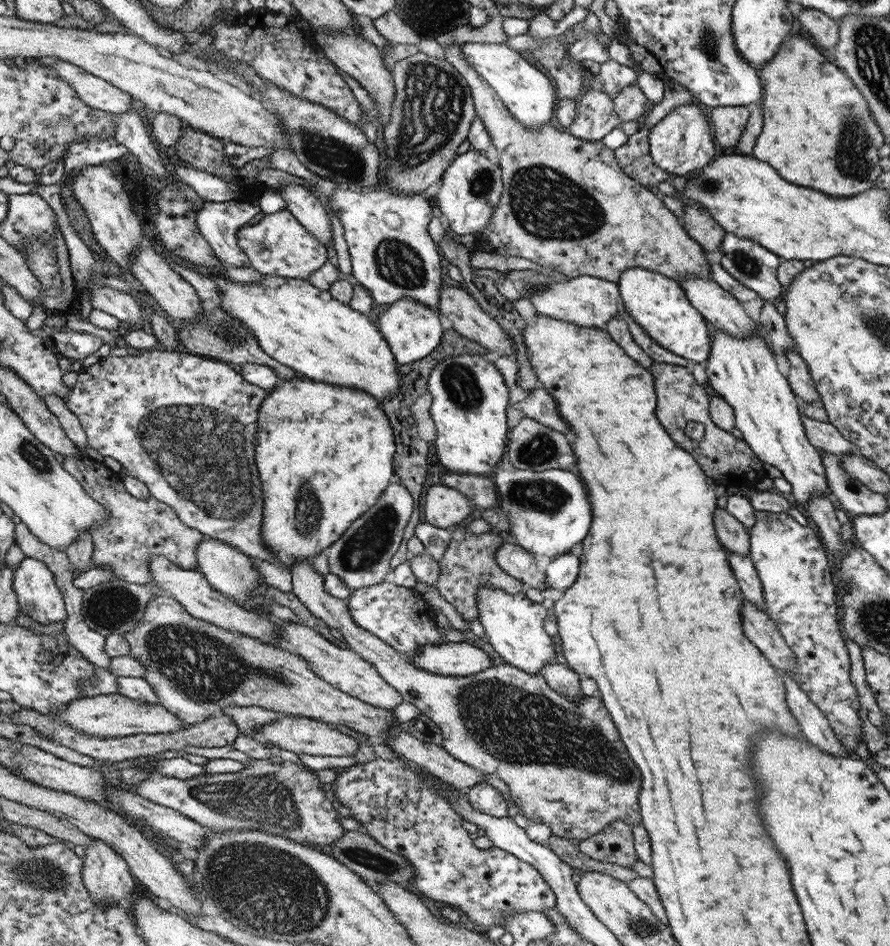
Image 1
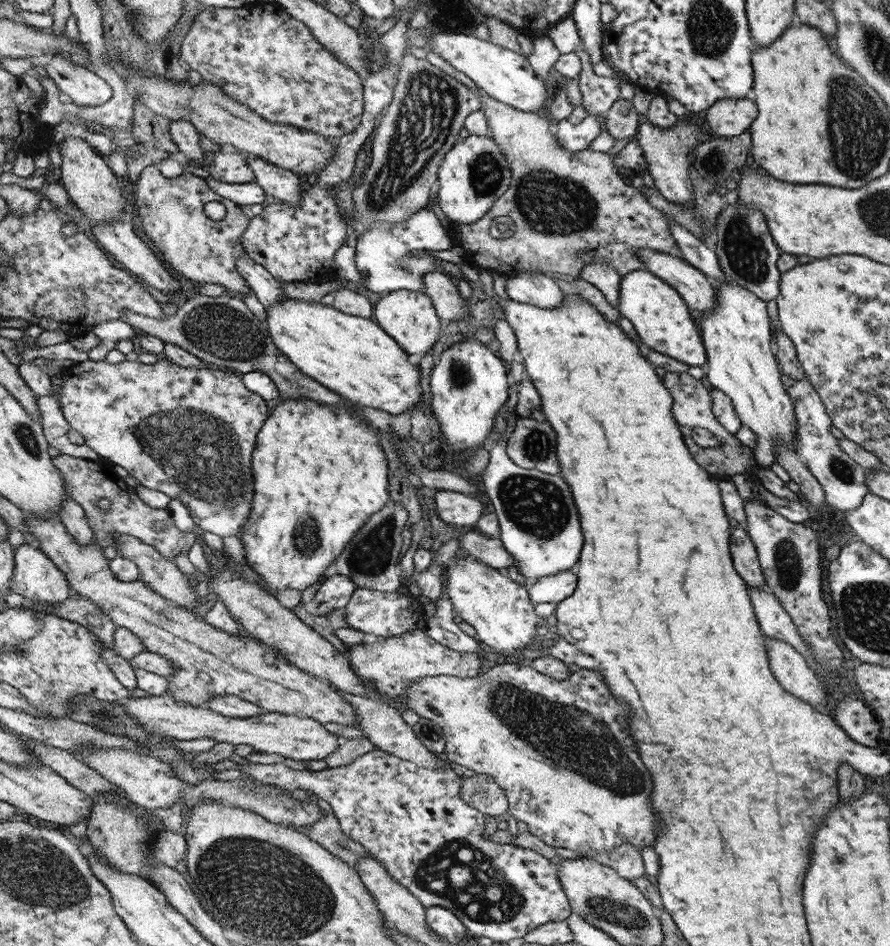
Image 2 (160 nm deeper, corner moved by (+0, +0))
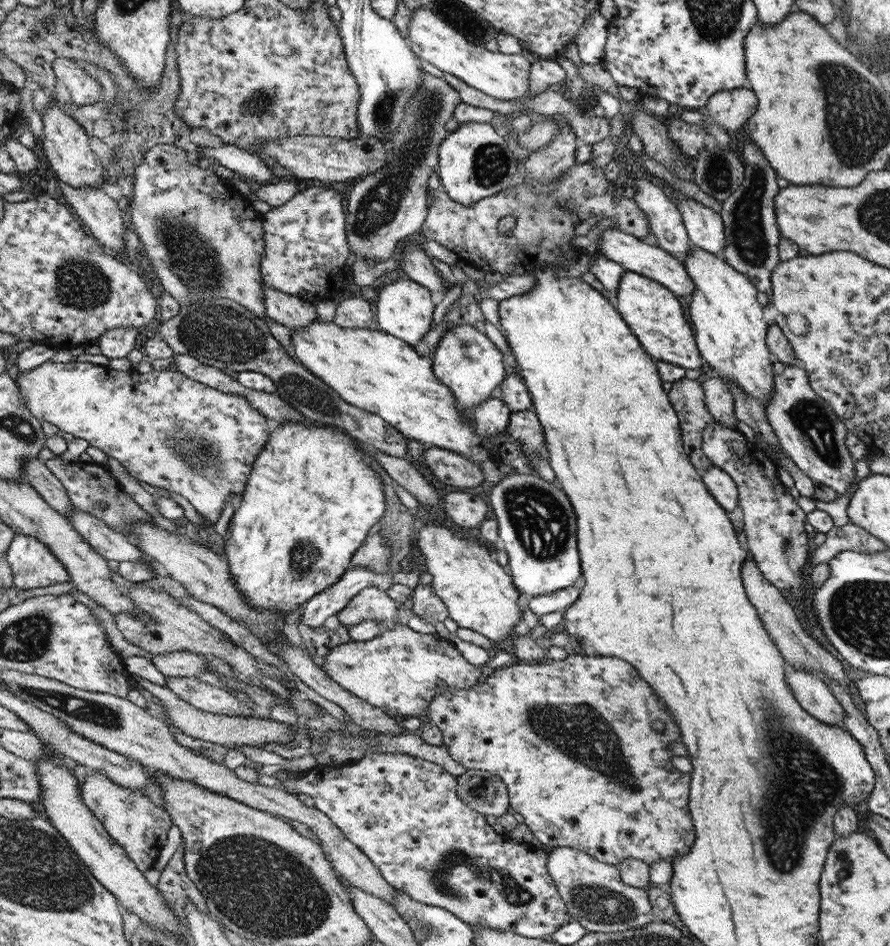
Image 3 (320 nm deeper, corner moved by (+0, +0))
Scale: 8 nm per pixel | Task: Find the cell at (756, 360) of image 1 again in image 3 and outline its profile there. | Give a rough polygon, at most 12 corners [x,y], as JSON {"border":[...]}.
{"border":[[693,247],[688,312],[714,376],[765,406],[774,357],[759,290]]}

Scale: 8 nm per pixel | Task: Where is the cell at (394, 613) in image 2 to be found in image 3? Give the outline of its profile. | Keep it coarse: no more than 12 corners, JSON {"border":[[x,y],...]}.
{"border":[[370,586],[355,594],[337,616],[347,628],[374,620],[396,626],[403,605]]}

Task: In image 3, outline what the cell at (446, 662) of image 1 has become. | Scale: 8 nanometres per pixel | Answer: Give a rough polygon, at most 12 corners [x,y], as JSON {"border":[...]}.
{"border":[[396,624],[319,666],[390,716],[425,719],[477,665],[438,634]]}

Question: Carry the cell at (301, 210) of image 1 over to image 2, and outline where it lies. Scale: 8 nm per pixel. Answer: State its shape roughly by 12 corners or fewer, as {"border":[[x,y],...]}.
{"border":[[253,155],[254,181],[278,203],[300,206],[300,176]]}

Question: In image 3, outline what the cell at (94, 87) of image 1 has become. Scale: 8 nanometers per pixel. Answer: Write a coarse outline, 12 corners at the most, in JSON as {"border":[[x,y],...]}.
{"border":[[61,56],[52,66],[78,105],[94,104],[100,87]]}

